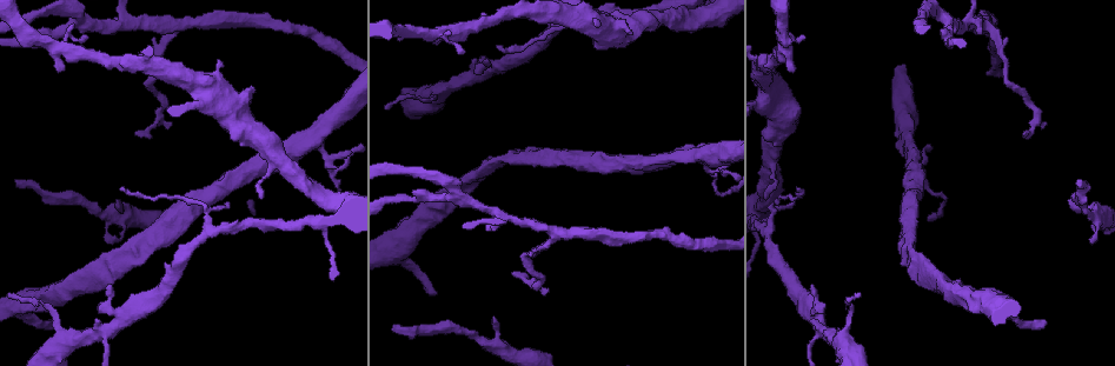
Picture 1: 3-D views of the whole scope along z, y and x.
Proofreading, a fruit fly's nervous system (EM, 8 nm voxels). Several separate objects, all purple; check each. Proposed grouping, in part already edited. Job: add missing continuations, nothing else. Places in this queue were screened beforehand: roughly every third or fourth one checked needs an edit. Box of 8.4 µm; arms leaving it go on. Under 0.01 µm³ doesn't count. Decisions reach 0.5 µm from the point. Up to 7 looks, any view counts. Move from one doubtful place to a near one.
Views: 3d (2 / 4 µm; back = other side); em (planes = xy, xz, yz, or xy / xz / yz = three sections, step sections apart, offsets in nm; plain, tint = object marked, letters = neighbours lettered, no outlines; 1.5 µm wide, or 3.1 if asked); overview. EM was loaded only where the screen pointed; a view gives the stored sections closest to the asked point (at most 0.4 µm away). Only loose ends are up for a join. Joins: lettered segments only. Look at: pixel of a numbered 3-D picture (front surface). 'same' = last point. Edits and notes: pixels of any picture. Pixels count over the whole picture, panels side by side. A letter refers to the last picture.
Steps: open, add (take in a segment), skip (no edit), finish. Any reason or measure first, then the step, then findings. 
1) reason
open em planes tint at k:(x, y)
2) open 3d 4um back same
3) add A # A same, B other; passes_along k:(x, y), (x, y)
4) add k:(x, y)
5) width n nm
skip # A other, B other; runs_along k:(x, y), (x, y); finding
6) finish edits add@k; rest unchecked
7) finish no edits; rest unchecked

open em planes letters at 1:(792, 70)

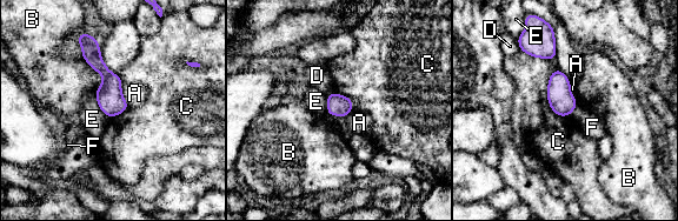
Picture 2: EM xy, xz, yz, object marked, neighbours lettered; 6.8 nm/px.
width 150 nm
skip # A other, B other, C other, D other, E other, F other; runs_along 2:(88, 42), (110, 78), (110, 114); none of them fits

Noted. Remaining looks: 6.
branch stops here
open em planes letters at 1:(392, 328)

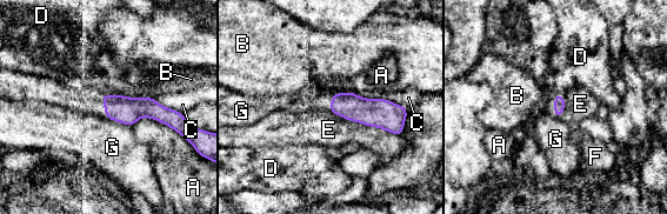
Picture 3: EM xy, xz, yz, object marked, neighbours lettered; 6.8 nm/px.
skip # A other, B other, C other, D other, E other, F other, G other; border 3:(328, 111), (345, 119), (401, 135); none of them fits

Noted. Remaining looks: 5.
an open end
open em xz step 8 letters at 1:(488, 228)

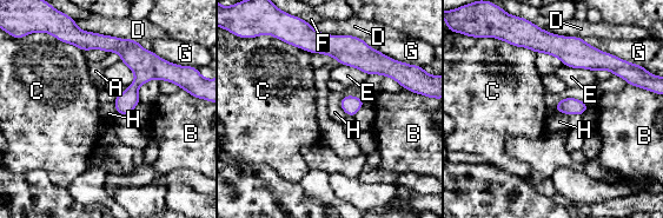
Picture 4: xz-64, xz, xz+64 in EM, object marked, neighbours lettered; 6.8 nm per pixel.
another direction
open em planes letters same

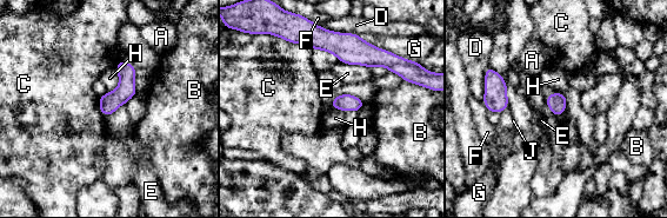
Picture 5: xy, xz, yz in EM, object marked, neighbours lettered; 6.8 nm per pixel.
width 120 nm
skip # A other, B other, C other, D other, E other, F other, G other, H other, J other; runs_along 5:(131, 67), (126, 88), (106, 112); none of them fits

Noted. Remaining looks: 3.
finish no edits; rest unchecked

